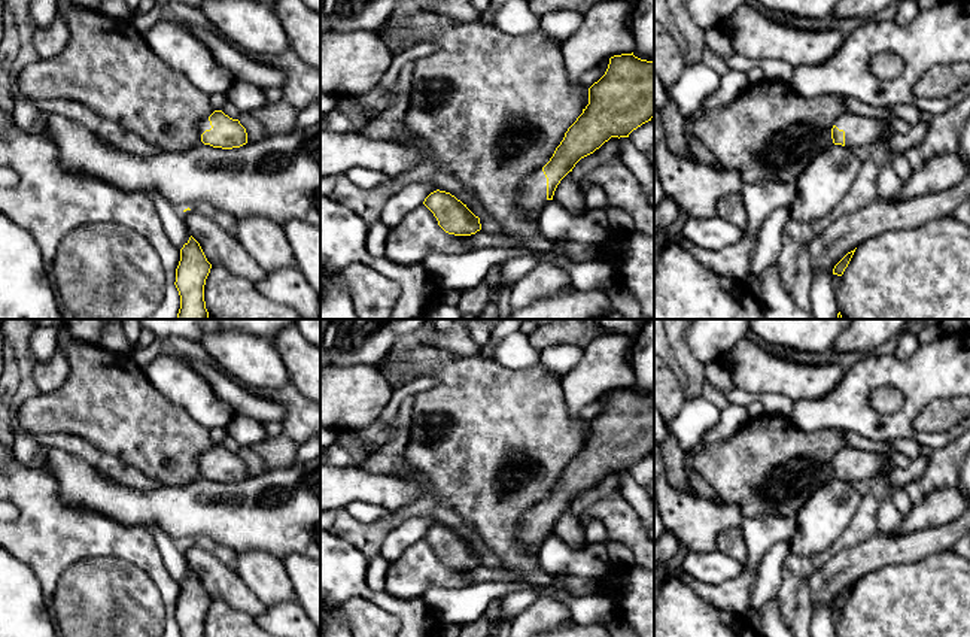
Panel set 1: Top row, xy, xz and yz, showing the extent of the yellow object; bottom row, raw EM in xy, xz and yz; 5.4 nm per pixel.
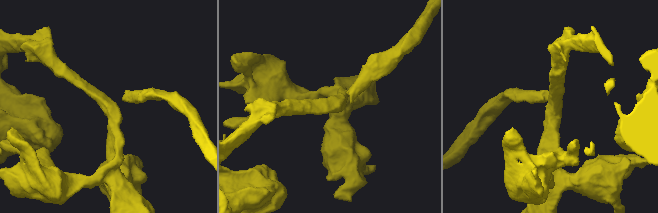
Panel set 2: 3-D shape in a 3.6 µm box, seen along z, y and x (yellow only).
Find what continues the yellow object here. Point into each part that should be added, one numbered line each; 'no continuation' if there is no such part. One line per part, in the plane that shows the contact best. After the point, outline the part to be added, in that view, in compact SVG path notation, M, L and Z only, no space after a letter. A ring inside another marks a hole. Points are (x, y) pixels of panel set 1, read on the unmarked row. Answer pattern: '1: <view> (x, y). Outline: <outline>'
1: xz (534, 524). Outline: M539 503L522 516L519 540L527 552L538 553L545 536L547 512Z

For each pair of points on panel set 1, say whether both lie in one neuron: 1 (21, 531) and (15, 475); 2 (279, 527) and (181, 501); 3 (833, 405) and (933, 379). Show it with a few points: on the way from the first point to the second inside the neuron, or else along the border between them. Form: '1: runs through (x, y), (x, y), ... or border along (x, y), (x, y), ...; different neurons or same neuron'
1: runs through (27, 518), (27, 491), (24, 488); same neuron
2: runs through (255, 515), (233, 515), (204, 509); same neuron
3: runs through (858, 385), (866, 378), (908, 378); same neuron

